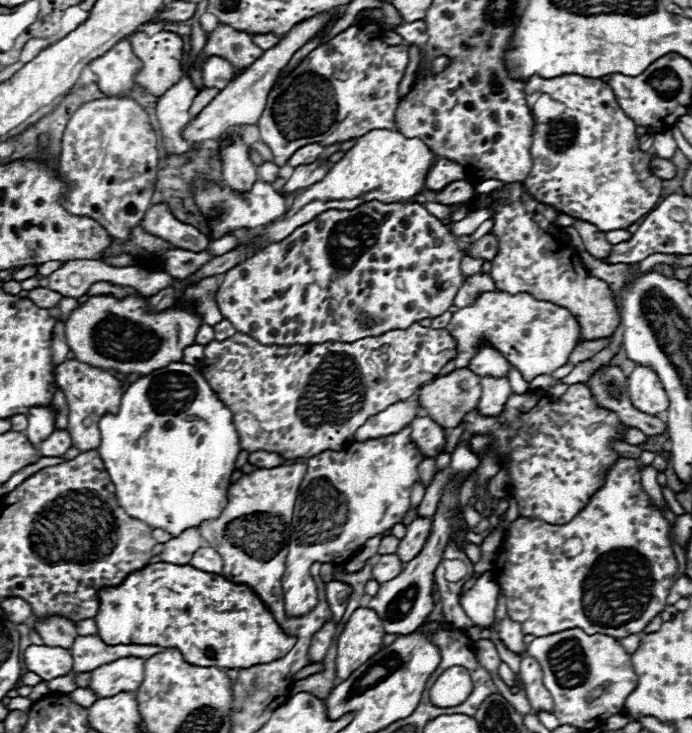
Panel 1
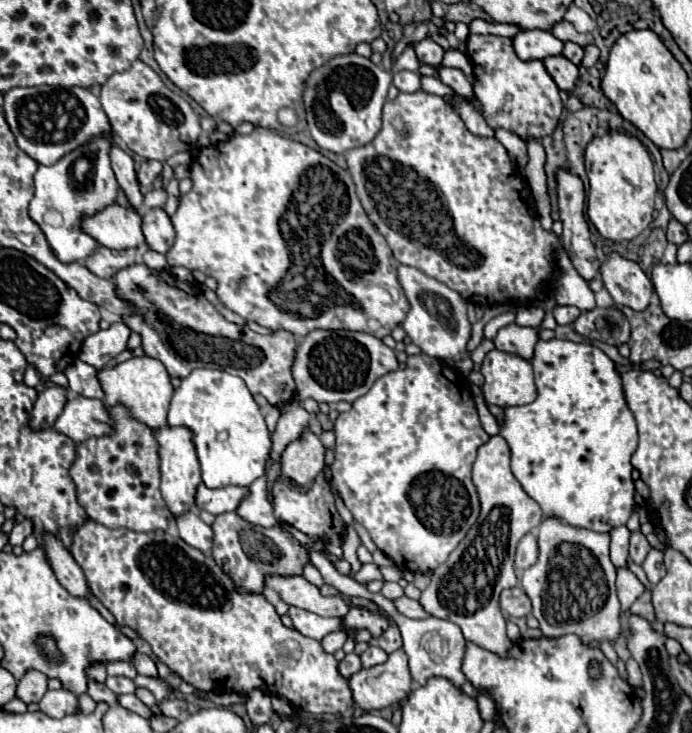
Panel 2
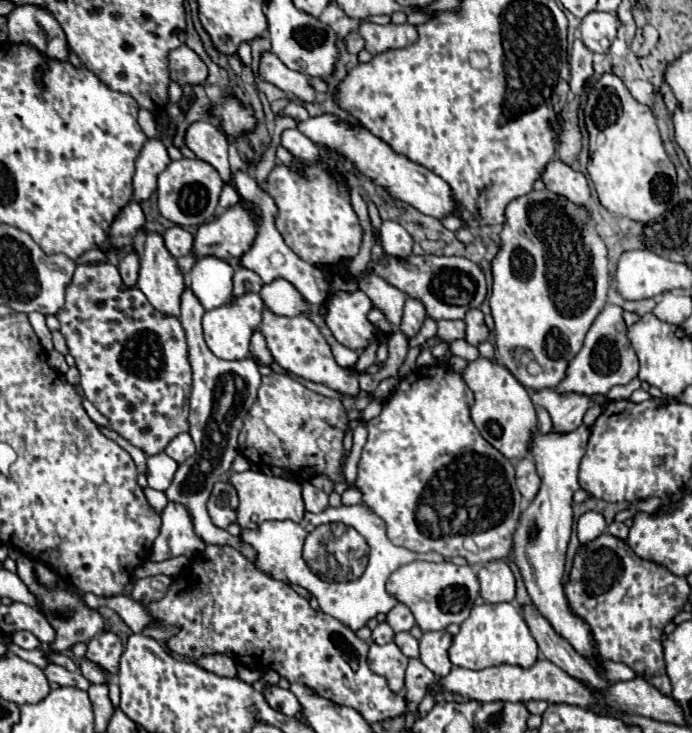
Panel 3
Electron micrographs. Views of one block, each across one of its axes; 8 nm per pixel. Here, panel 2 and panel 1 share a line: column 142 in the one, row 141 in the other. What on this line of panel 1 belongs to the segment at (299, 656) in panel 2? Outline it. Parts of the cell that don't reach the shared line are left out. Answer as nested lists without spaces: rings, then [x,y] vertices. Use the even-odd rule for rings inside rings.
[[[564,74],[556,78],[532,76],[524,86],[524,94],[530,108],[538,100],[538,94],[550,94],[554,100],[564,102],[566,106],[560,122],[534,124],[534,142],[530,150],[532,170],[530,176],[522,182],[534,200],[548,204],[572,218],[586,220],[602,232],[610,232],[616,228],[626,230],[658,204],[662,194],[662,180],[652,174],[650,160],[654,154],[640,150],[634,120],[624,114],[624,110],[616,102],[612,88],[604,80],[578,74]]]

